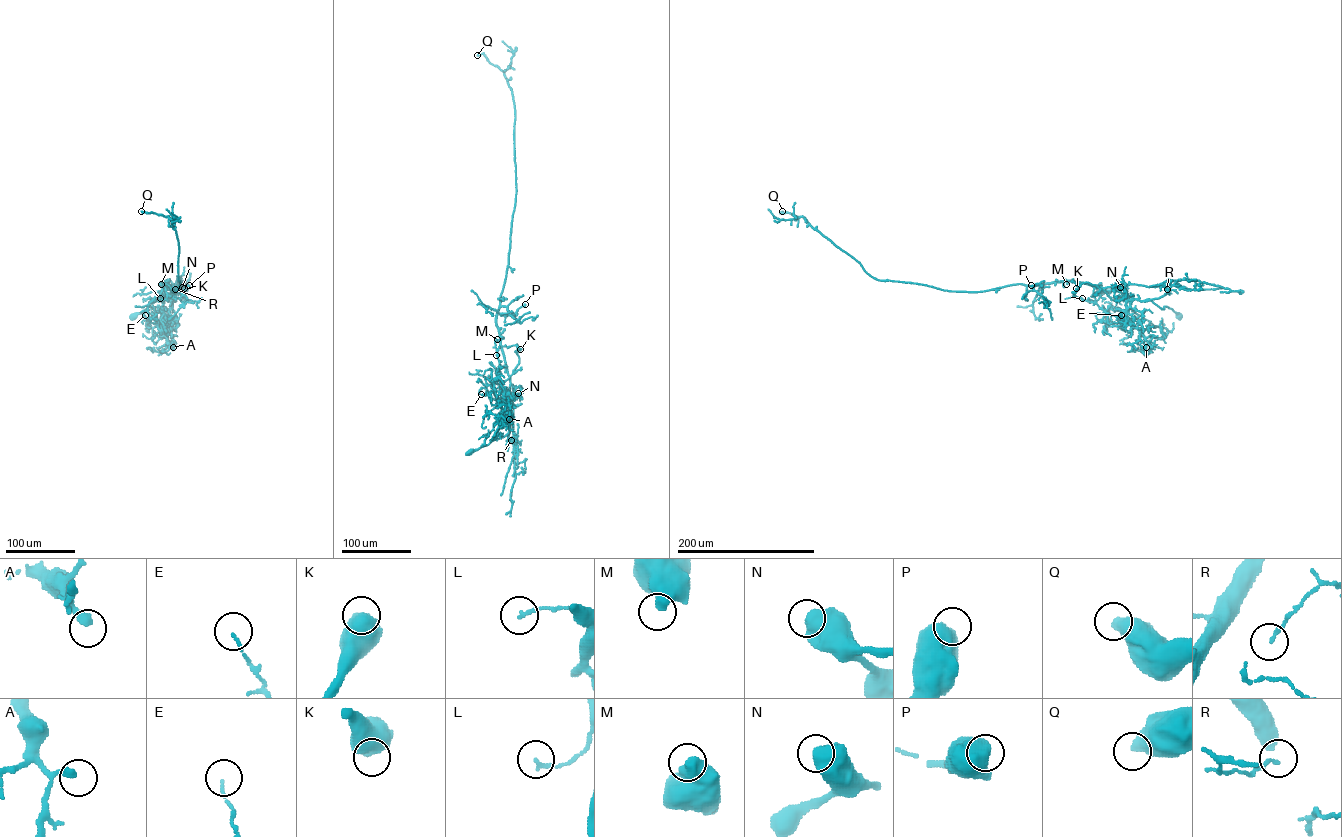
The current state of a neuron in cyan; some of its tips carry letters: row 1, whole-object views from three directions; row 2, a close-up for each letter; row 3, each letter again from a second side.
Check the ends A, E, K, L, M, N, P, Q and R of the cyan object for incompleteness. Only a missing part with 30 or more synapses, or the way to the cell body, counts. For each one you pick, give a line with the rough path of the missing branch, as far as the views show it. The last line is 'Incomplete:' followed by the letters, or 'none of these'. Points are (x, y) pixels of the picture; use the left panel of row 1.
Incomplete: none of these

